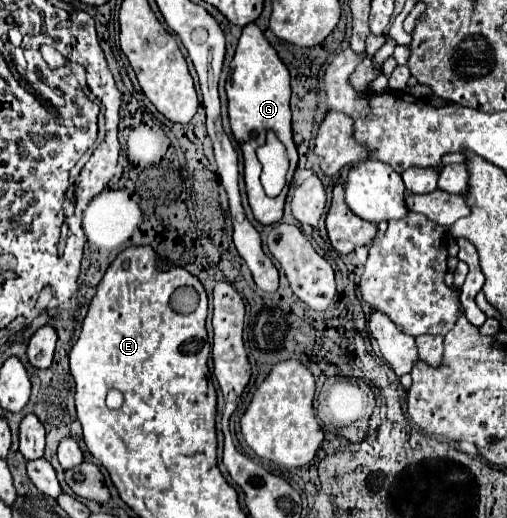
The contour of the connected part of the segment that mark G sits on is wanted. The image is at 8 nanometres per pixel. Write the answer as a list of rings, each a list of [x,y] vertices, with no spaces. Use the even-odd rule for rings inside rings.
[[[248,24],[242,30],[236,56],[230,64],[230,76],[226,80],[226,94],[228,94],[228,116],[232,134],[236,142],[242,148],[244,156],[244,182],[246,182],[246,194],[252,208],[254,218],[270,226],[282,218],[286,190],[278,198],[268,198],[262,184],[260,184],[260,162],[256,160],[256,148],[264,144],[266,130],[274,130],[278,140],[286,146],[292,170],[298,164],[298,150],[292,140],[292,126],[290,126],[290,74],[284,62],[278,58],[276,50],[270,46],[270,42],[264,38],[262,30],[256,24]]]

